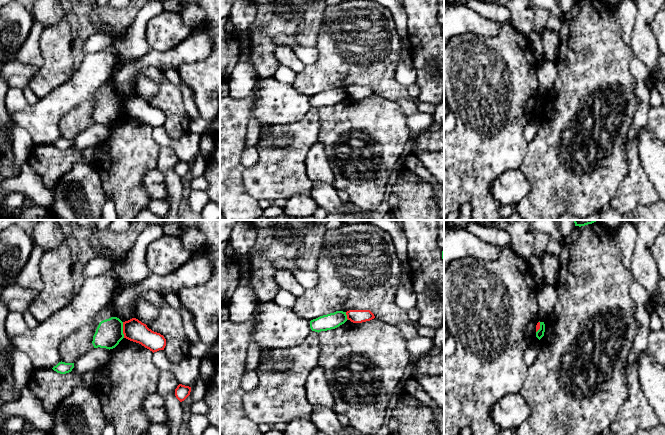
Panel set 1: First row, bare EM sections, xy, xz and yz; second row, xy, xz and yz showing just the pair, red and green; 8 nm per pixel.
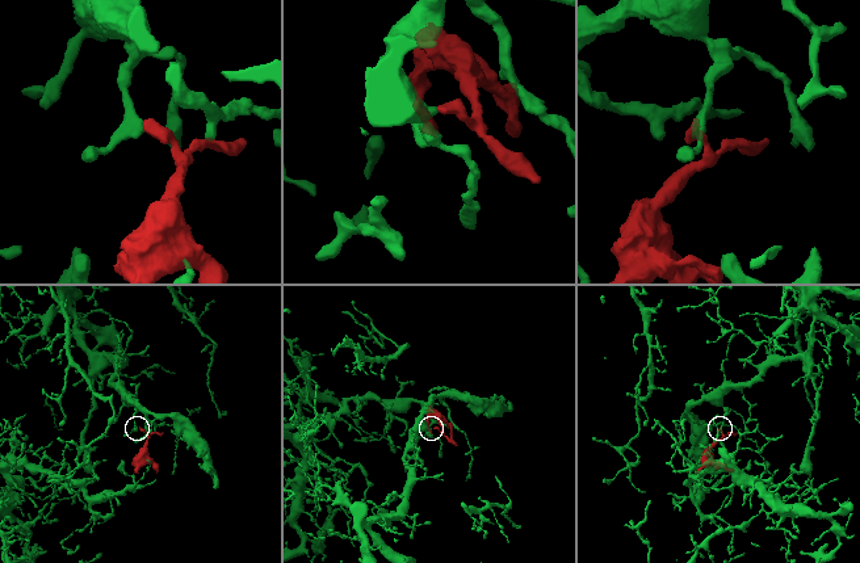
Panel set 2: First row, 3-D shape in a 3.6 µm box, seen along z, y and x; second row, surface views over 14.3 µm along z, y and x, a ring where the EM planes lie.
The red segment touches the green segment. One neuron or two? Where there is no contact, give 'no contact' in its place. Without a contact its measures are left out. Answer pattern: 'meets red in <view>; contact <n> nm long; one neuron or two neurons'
meets red in xy; contact 130 nm long; two neurons

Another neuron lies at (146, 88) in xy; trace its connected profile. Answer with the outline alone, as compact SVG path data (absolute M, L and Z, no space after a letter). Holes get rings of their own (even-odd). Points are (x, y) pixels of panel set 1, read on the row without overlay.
M140 76L138 78L138 81L135 87L135 93L142 99L148 101L155 94L157 94L158 91L159 91L159 85L157 82L145 76Z

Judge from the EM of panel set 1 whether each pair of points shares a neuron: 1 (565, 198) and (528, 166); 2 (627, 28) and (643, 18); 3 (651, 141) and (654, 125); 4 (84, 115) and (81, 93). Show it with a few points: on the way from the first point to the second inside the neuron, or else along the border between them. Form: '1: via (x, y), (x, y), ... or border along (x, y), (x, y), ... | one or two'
1: via (556, 189), (537, 170) | one
2: border along (637, 10), (629, 44) | two
3: border along (646, 127), (654, 135) | two
4: border along (100, 86), (89, 98), (80, 102), (63, 115) | two

